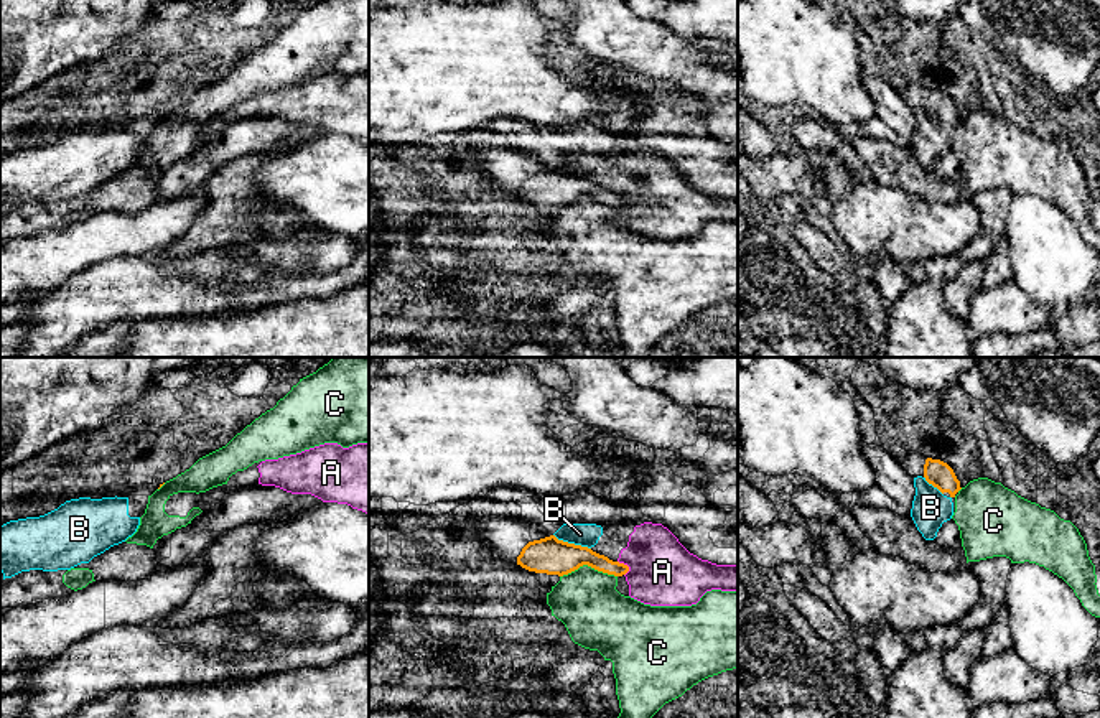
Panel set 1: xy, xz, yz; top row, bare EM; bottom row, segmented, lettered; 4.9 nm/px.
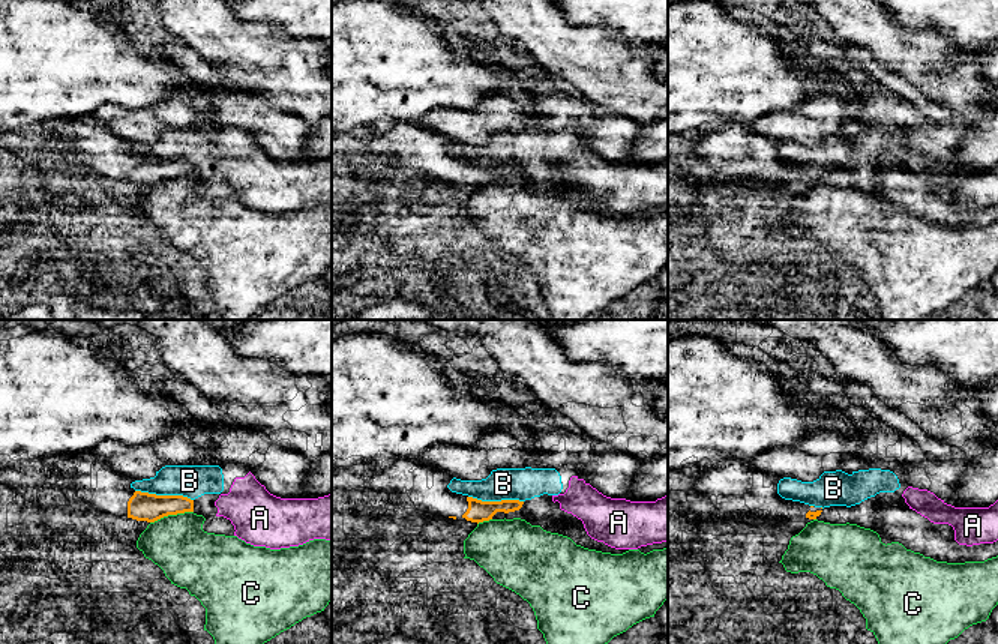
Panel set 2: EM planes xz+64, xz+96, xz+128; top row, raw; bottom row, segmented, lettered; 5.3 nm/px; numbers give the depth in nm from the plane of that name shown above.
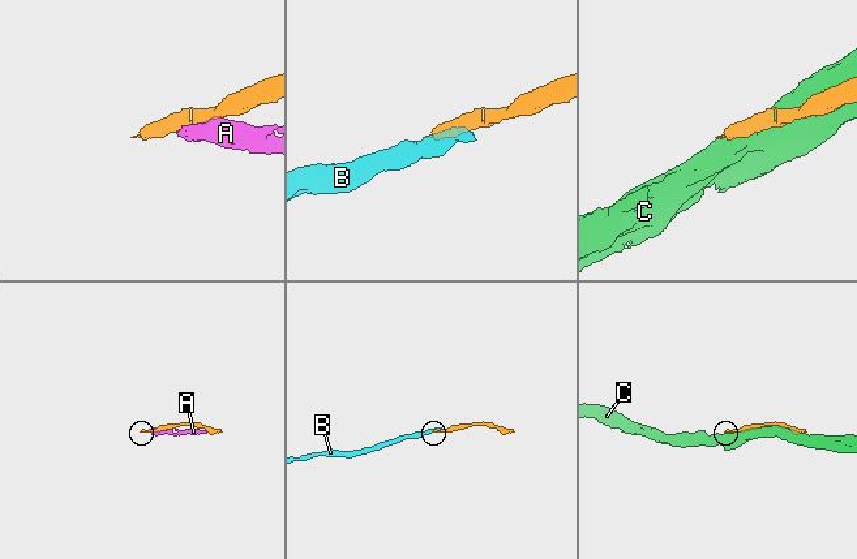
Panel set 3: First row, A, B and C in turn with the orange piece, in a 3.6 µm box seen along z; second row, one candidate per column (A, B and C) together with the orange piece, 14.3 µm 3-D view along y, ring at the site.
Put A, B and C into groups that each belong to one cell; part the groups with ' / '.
A B / C

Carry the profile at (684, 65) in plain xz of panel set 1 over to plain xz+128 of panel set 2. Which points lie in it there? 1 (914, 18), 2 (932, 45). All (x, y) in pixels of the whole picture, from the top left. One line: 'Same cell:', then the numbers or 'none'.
Same cell: 2

